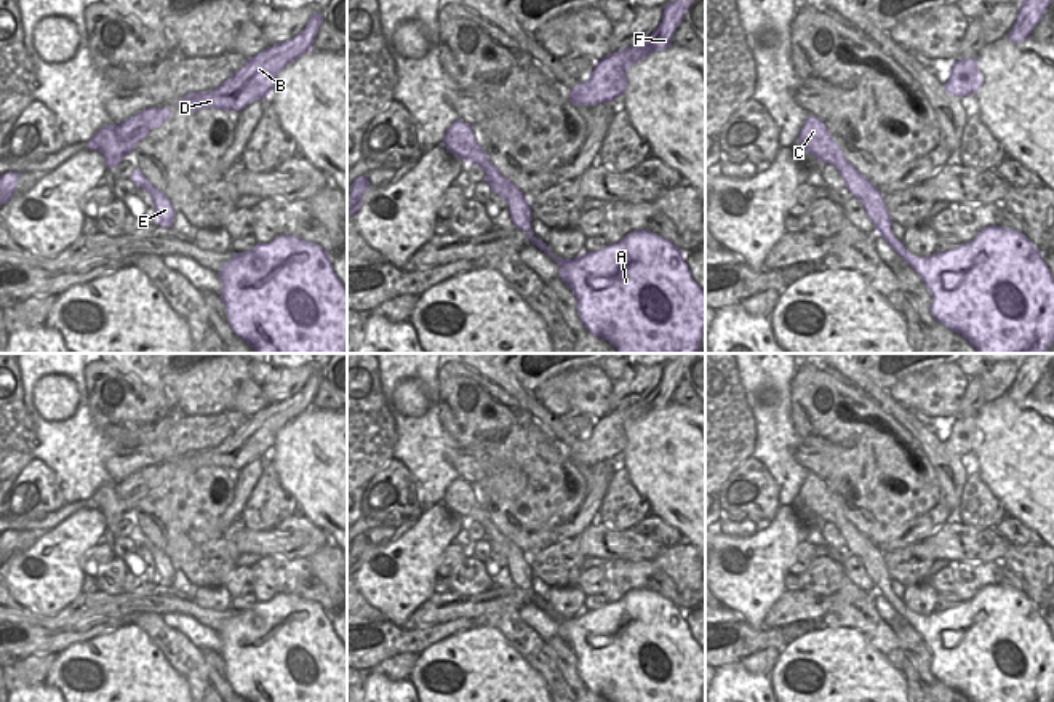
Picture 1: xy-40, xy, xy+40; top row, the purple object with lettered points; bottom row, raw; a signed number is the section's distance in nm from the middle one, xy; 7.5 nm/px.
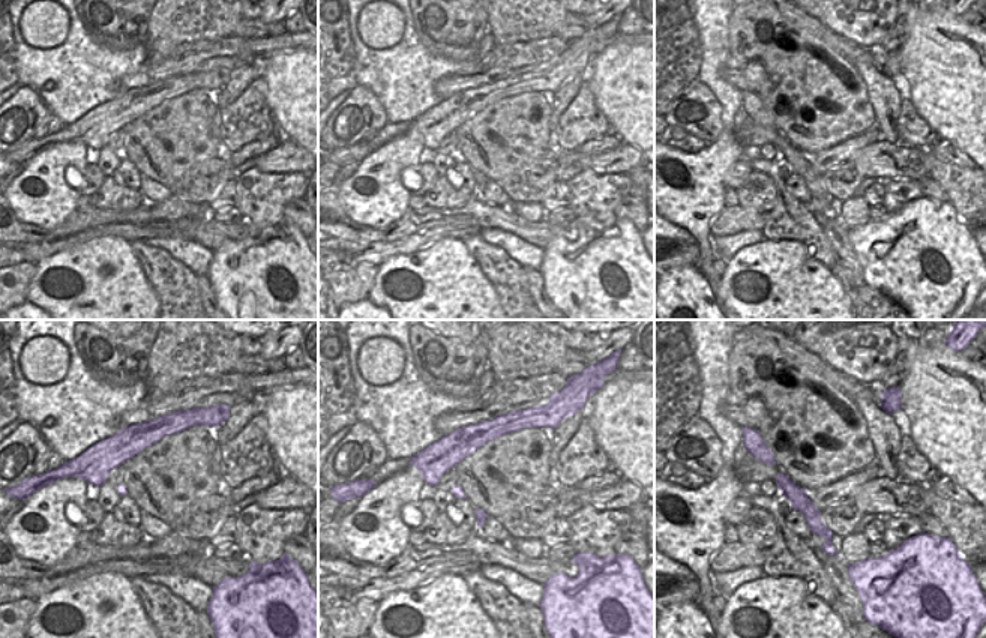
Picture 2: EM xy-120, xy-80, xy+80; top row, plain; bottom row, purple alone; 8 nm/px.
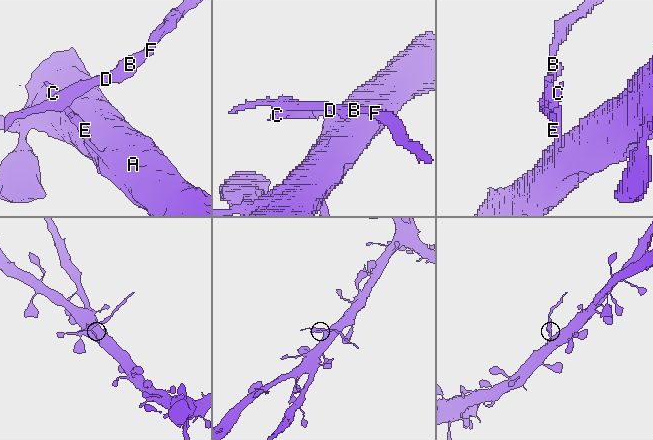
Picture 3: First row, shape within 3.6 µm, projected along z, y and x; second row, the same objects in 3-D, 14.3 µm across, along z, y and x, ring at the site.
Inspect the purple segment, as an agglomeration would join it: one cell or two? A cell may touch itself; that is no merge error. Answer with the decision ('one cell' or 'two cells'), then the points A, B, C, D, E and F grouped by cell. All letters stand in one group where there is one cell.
two cells; A / B C D E F

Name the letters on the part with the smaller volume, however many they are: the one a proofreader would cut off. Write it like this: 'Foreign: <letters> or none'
Foreign: B, C, D, E, F

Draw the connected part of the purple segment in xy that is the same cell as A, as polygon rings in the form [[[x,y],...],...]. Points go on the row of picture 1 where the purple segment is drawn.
[[[646,230],[630,232],[624,238],[621,238],[614,245],[608,245],[605,249],[582,253],[574,259],[558,259],[552,253],[549,253],[558,267],[560,278],[568,288],[573,291],[577,301],[577,312],[582,325],[595,336],[608,341],[617,353],[696,353],[701,349],[702,331],[705,329],[705,293],[701,286],[693,280],[691,272],[685,262],[685,253],[680,251],[675,245],[662,237]]]

